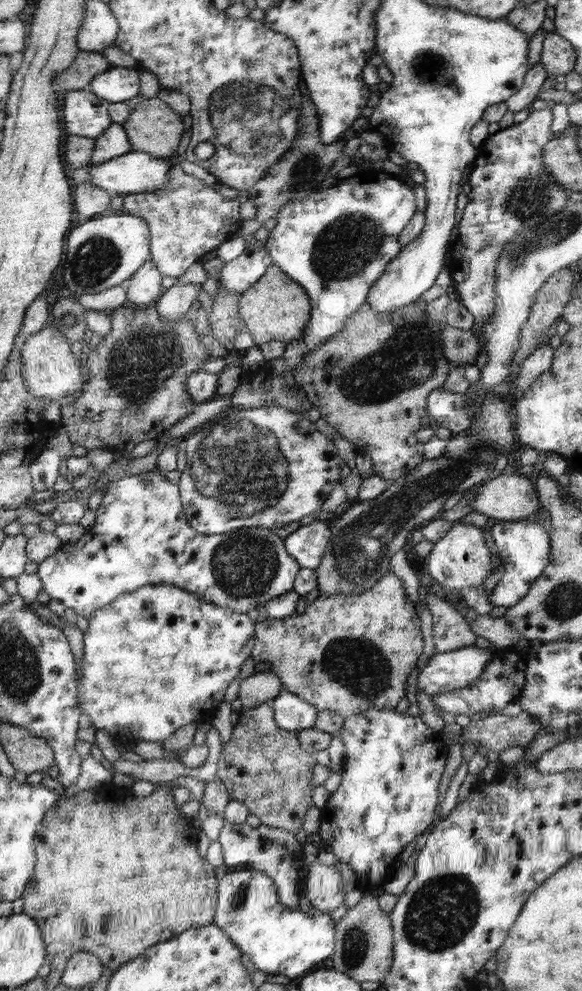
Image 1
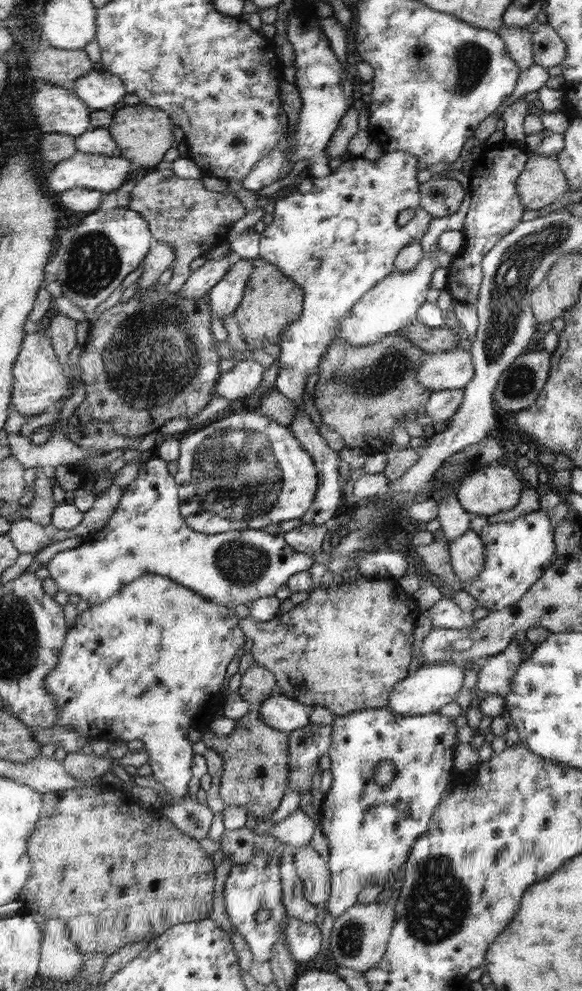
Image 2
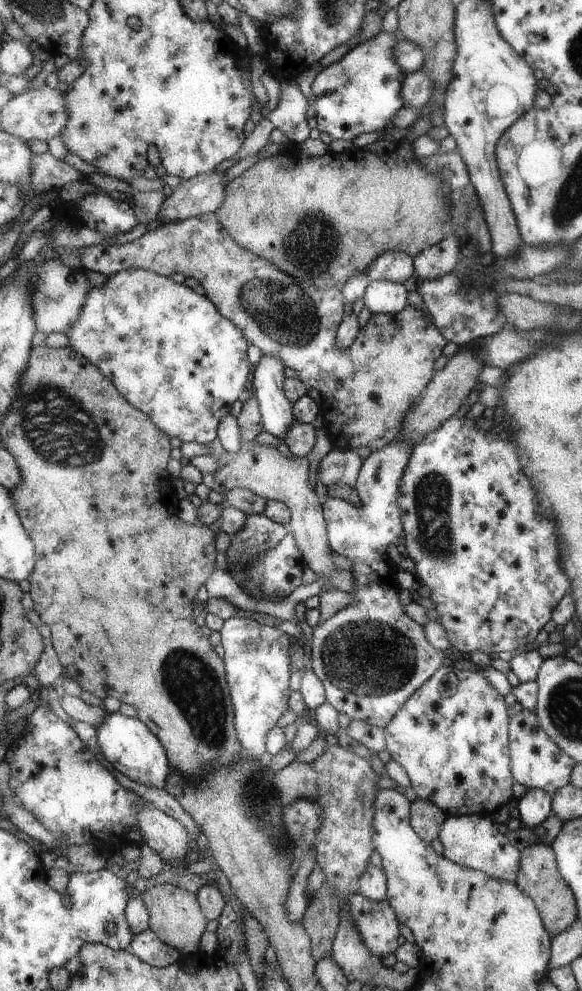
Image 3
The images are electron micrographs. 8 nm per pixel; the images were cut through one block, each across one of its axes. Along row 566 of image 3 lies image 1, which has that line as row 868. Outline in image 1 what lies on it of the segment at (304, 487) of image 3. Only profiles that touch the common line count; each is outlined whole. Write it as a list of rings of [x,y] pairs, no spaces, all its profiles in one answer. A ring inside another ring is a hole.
[[[320,859],[307,869],[303,896],[306,896],[320,913],[330,914],[344,902],[342,876],[335,866],[326,866]]]

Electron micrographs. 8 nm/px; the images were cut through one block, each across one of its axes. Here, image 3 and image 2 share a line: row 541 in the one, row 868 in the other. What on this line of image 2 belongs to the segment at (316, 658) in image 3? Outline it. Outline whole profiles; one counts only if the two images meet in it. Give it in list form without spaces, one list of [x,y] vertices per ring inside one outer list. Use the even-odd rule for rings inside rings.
[[[387,707],[368,708],[346,716],[337,716],[331,725],[333,728],[333,740],[328,750],[328,756],[330,756],[331,760],[329,770],[332,774],[332,785],[323,798],[319,811],[318,825],[322,828],[322,832],[326,835],[326,838],[328,838],[328,849],[330,852],[328,861],[330,880],[332,881],[332,898],[330,898],[326,909],[327,913],[336,919],[346,912],[348,908],[357,904],[357,896],[359,892],[362,892],[362,888],[366,886],[366,878],[368,878],[368,876],[370,876],[372,880],[374,880],[374,878],[378,878],[378,880],[392,878],[392,876],[396,874],[396,870],[400,870],[400,868],[405,866],[406,862],[408,862],[409,856],[412,854],[414,842],[418,840],[420,834],[424,834],[424,831],[428,829],[428,824],[430,820],[433,819],[434,810],[437,811],[436,806],[438,806],[438,802],[440,802],[440,798],[442,798],[442,792],[446,790],[446,784],[448,784],[448,780],[450,780],[450,772],[452,772],[452,768],[454,768],[454,766],[452,766],[452,762],[454,762],[452,756],[454,756],[454,748],[456,748],[456,744],[458,744],[458,740],[456,740],[458,726],[456,726],[450,718],[446,718],[446,716],[438,712],[422,714],[422,716],[400,716],[400,714],[394,714],[394,712]],[[384,758],[390,759],[395,767],[395,779],[390,783],[388,788],[381,788],[379,785],[376,785],[373,779],[377,763]]]

